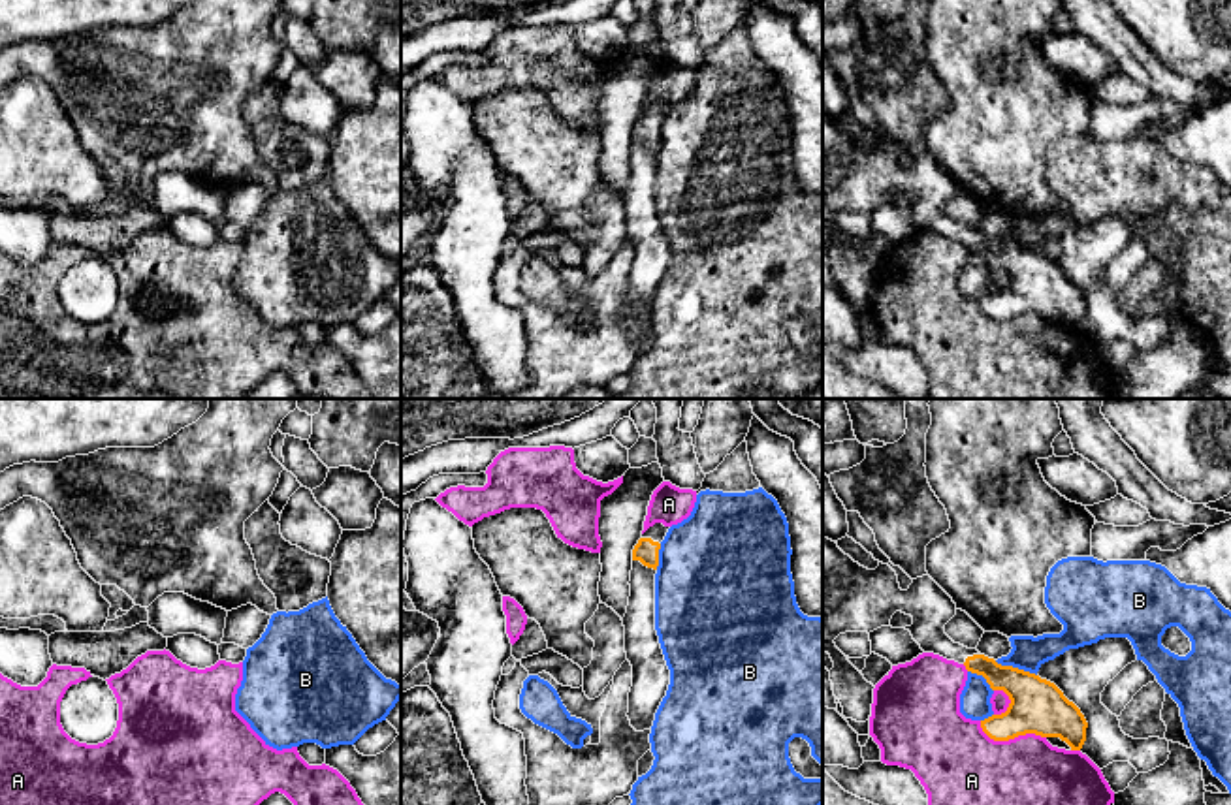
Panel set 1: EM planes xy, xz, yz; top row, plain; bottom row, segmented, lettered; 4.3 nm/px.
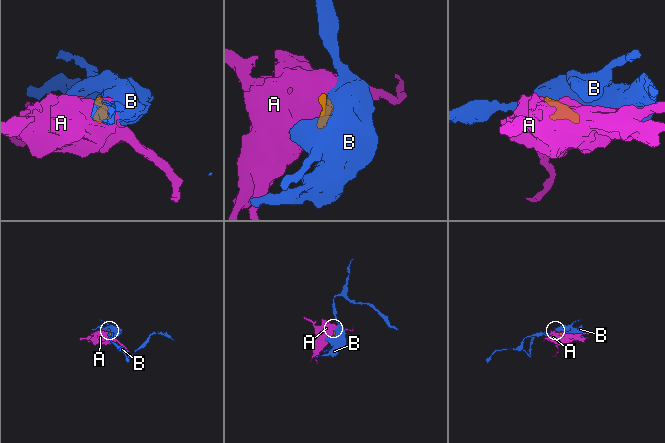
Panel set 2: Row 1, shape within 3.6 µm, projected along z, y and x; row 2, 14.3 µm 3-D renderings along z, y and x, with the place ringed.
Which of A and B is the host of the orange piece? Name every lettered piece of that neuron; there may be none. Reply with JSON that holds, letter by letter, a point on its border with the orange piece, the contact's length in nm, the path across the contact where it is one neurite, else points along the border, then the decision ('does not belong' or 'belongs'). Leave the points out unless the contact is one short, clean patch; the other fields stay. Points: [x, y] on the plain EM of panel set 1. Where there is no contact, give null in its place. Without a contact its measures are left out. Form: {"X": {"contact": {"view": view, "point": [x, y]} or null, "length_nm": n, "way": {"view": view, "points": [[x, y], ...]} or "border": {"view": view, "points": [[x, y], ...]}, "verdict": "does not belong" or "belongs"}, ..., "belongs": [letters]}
{"A": {"contact": {"view": "yz", "point": [1009, 316]}, "length_nm": 300, "verdict": "does not belong"}, "B": {"contact": {"view": "yz", "point": [1015, 247]}, "length_nm": 200, "border": {"view": "yz", "points": [[994, 239], [1036, 254]]}, "verdict": "does not belong"}, "belongs": []}

